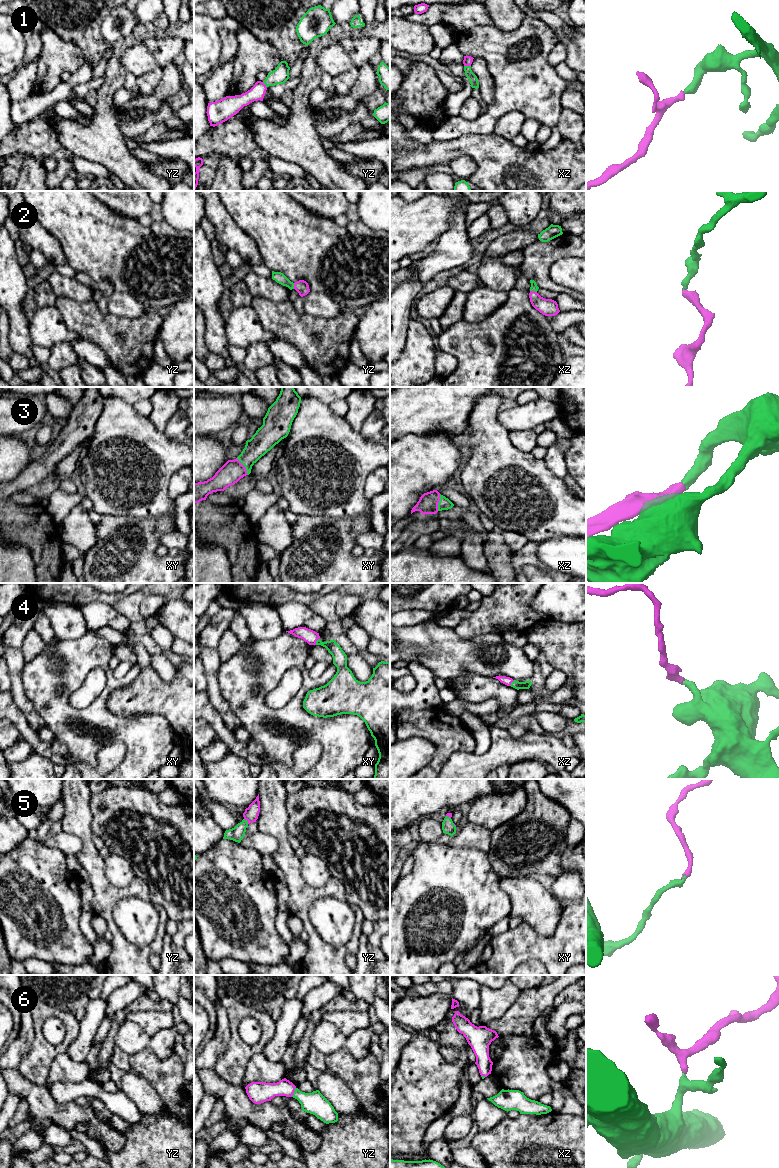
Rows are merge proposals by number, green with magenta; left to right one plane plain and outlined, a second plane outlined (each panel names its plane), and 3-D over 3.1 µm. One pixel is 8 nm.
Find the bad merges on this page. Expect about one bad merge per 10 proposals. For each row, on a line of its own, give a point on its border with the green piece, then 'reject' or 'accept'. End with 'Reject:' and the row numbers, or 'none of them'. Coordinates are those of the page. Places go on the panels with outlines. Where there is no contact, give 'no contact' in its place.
1: xz (467, 66) | accept
2: xz (533, 290) | accept
3: xy (244, 465) | accept
4: xy (316, 641) | accept
5: yz (247, 821) | accept
6: yz (294, 1092) | accept
Reject: none of them

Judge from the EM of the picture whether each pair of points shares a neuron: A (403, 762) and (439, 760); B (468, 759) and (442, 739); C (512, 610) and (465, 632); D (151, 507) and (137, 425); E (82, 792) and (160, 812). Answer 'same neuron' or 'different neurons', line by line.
A: different neurons
B: different neurons
C: same neuron
D: same neuron
E: different neurons

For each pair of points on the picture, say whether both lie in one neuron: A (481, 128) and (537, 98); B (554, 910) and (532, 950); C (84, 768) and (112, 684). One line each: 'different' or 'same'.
A: same
B: different
C: different

